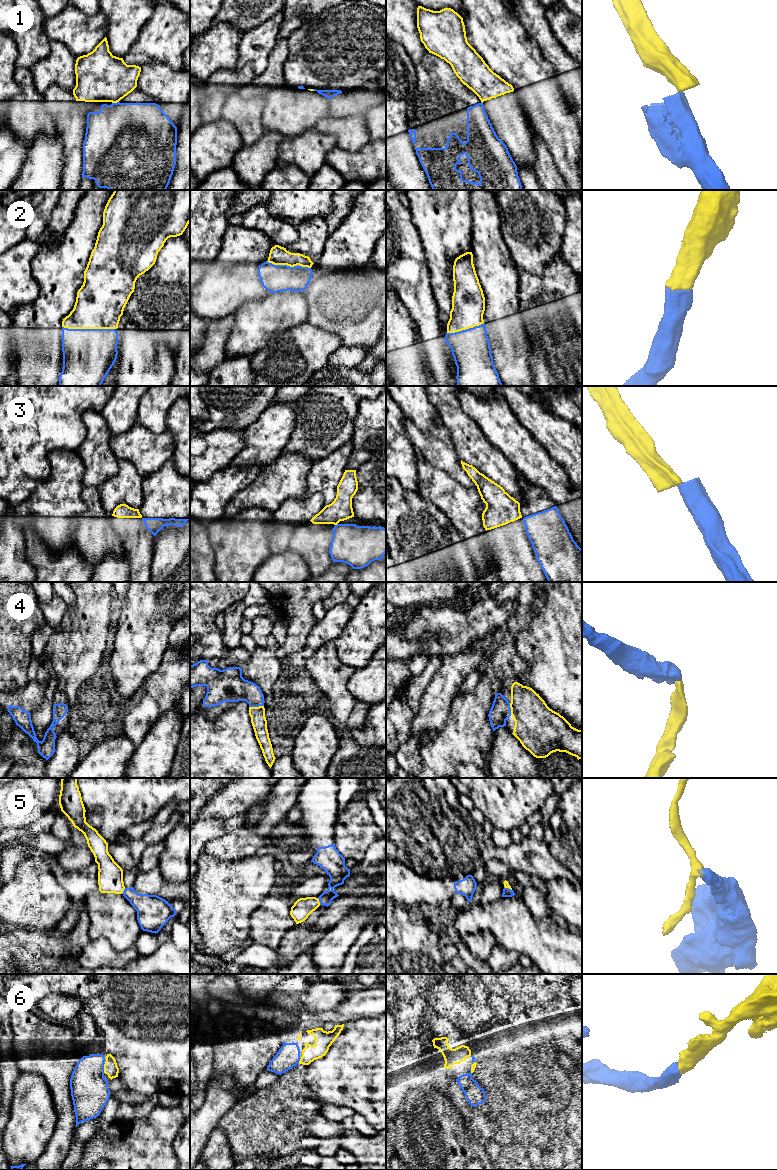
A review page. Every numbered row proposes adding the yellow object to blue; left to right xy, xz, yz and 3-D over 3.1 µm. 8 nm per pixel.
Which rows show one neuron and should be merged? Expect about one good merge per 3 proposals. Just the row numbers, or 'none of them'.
2, 4, 6

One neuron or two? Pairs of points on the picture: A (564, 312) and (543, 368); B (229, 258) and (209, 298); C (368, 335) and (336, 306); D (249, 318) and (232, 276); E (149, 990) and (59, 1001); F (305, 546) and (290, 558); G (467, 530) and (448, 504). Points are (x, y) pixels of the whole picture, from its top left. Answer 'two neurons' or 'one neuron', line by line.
A: one neuron
B: one neuron
C: one neuron
D: two neurons
E: two neurons
F: two neurons
G: one neuron

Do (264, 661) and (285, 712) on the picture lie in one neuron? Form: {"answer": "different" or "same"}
{"answer": "same"}

